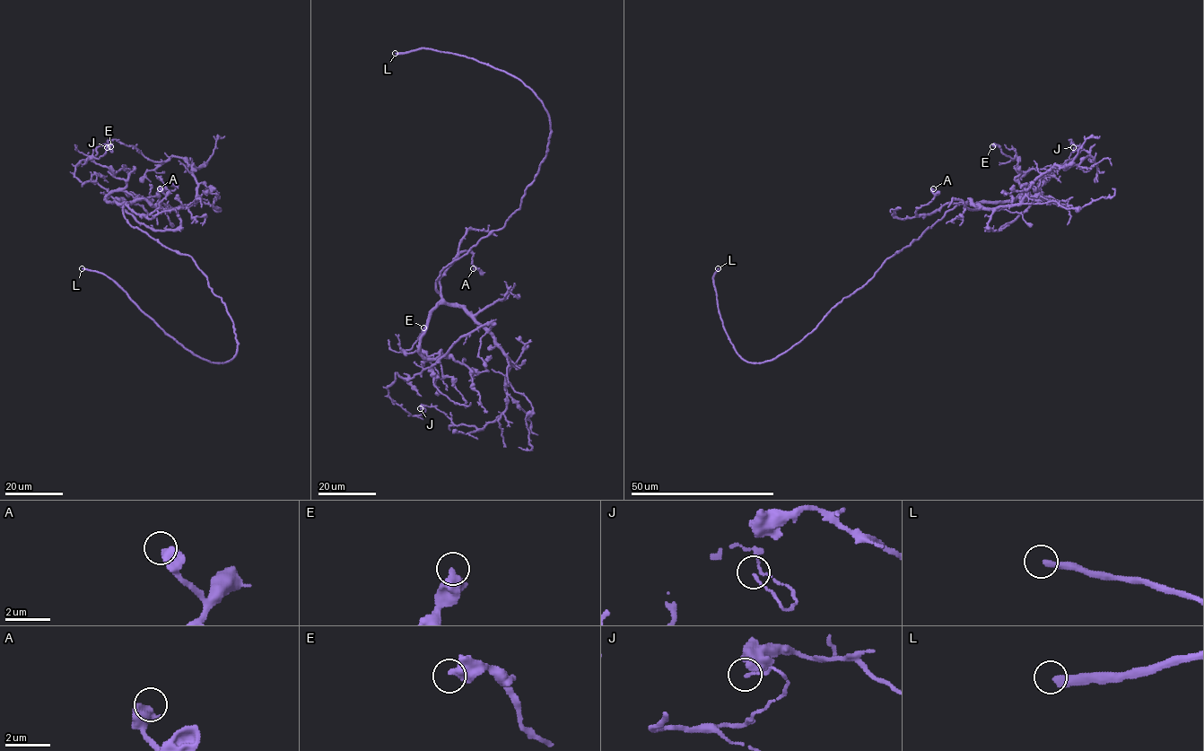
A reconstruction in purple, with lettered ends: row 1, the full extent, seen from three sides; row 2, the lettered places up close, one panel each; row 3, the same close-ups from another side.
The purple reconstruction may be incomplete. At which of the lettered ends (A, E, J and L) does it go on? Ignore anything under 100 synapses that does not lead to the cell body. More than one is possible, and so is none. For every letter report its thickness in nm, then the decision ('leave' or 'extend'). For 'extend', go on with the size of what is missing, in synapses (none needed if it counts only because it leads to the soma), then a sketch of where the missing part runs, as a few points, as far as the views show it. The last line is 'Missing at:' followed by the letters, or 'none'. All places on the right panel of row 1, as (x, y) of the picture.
A: 550 nm thick; leave
E: 600 nm thick; leave
J: 110 nm thick; leave
L: 360 nm thick; extend
Missing at: L

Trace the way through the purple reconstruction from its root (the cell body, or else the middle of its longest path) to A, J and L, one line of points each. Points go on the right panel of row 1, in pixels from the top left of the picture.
A: (904, 248), (956, 205), (946, 204), (929, 214), (918, 215), (916, 211), (935, 196), (933, 188)
J: (904, 248), (969, 199), (993, 211), (990, 230), (1011, 222), (1037, 184), (1077, 157), (1080, 145), (1073, 147)
L: (904, 248), (799, 342), (762, 362), (744, 360), (728, 336), (712, 279), (718, 268)

